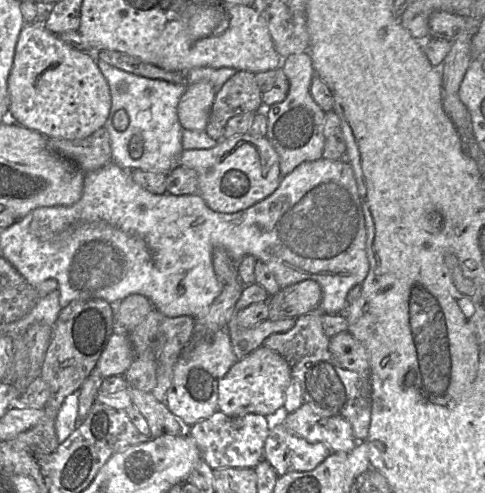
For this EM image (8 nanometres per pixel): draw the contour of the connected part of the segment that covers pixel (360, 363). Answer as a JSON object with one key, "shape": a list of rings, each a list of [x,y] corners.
{"shape":[[[348,331],[330,337],[329,350],[339,366],[349,371],[369,370],[365,346]]]}

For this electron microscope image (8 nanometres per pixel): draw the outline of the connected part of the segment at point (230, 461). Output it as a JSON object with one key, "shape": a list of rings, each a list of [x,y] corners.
{"shape":[[[216,411],[209,418],[188,428],[198,446],[202,459],[213,469],[254,468],[264,459],[264,445],[269,435],[272,420],[260,414],[228,416]]]}

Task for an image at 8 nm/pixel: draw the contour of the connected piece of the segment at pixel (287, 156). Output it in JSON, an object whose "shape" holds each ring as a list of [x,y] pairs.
{"shape":[[[307,51],[292,54],[283,59],[281,67],[289,81],[285,100],[272,106],[265,106],[268,117],[266,137],[279,156],[282,177],[290,174],[298,165],[323,157],[325,111],[314,101],[310,93],[315,75],[312,60]]]}

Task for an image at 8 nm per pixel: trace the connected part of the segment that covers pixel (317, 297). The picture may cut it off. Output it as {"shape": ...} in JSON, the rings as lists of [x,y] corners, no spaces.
{"shape":[[[310,279],[281,288],[267,301],[269,319],[296,319],[302,314],[318,311],[322,296],[319,283]]]}

